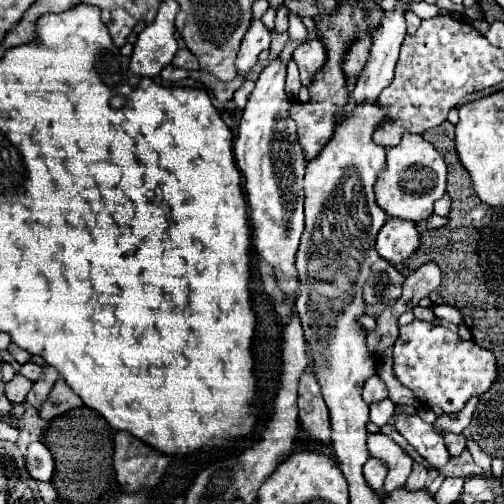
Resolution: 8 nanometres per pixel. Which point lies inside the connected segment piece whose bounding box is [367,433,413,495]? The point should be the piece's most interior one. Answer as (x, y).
(380, 445)

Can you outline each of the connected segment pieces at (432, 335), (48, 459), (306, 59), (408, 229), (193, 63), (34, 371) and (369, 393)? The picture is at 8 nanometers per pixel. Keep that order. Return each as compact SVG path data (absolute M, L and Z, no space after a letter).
M417 319L401 327L393 347L393 371L395 377L415 393L421 405L439 405L445 413L463 411L471 397L481 397L499 379L497 359L491 351L461 339L449 327Z
M37 441L37 443L31 443L23 455L25 459L25 469L27 473L35 479L35 481L45 481L45 483L51 483L51 477L53 477L53 471L55 471L55 461L53 461L53 455L49 453L49 449Z
M309 39L293 51L293 61L299 67L301 83L305 87L309 87L315 73L319 73L321 67L325 65L325 61L327 61L327 49L319 39Z
M387 219L387 223L381 227L377 235L375 251L391 265L397 265L409 259L419 249L419 245L421 245L419 231L411 221Z
M179 49L173 57L173 67L199 69L199 61L197 61L197 57L193 57L193 53L189 53L189 49Z
M29 361L29 363L25 363L25 365L21 365L21 369L19 369L19 373L21 373L23 377L27 377L29 381L37 381L37 377L39 377L39 373L41 373L41 367L39 367L37 363L33 363L33 361Z
M377 375L367 379L367 383L363 385L363 399L365 399L367 405L387 399L387 387L385 387L385 383Z

